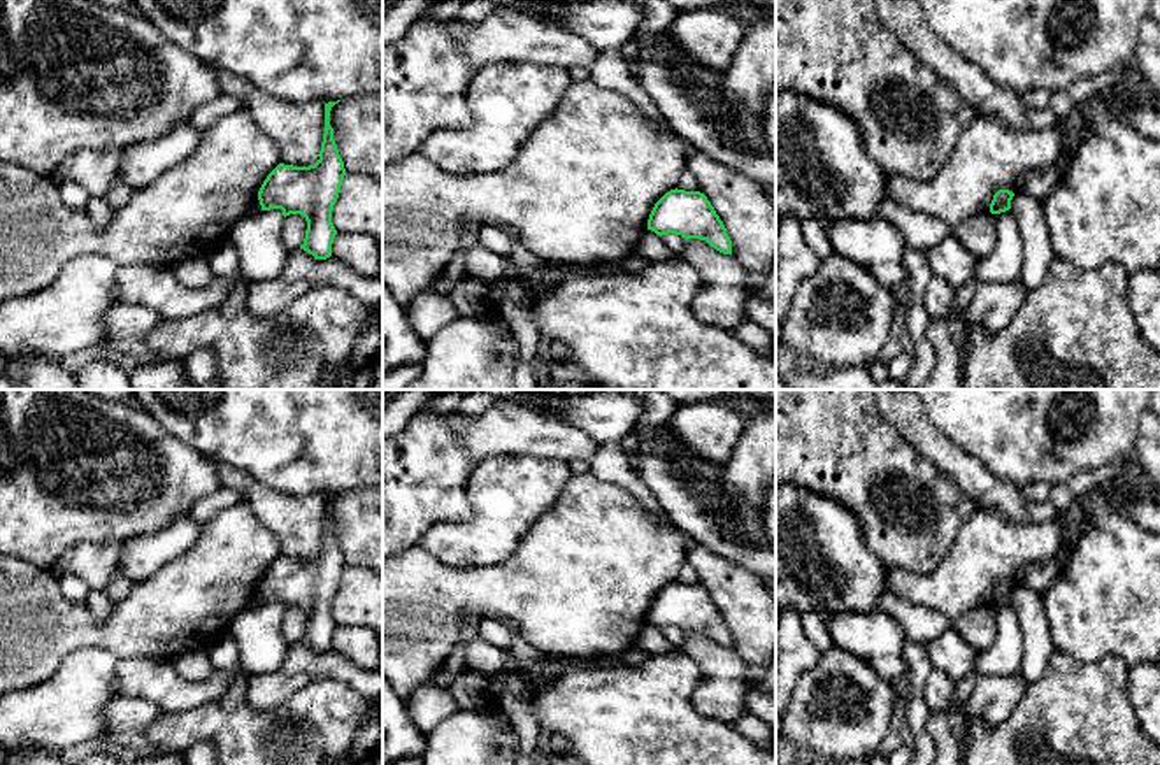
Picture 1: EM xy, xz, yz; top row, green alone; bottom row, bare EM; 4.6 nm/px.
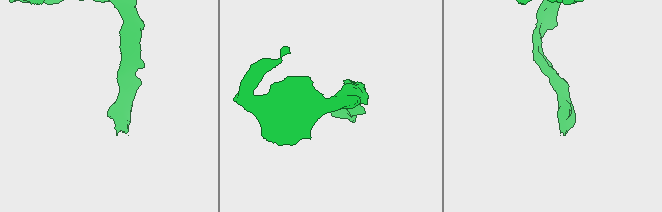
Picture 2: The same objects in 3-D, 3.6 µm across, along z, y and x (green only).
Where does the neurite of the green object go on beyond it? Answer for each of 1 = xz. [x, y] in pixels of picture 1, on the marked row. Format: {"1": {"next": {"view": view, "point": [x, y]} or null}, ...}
{"1": {"next": null}}

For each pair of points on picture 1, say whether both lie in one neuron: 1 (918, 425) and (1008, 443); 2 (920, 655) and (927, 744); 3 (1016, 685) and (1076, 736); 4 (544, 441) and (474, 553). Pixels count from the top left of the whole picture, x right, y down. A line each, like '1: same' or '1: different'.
1: different
2: same
3: different
4: different

